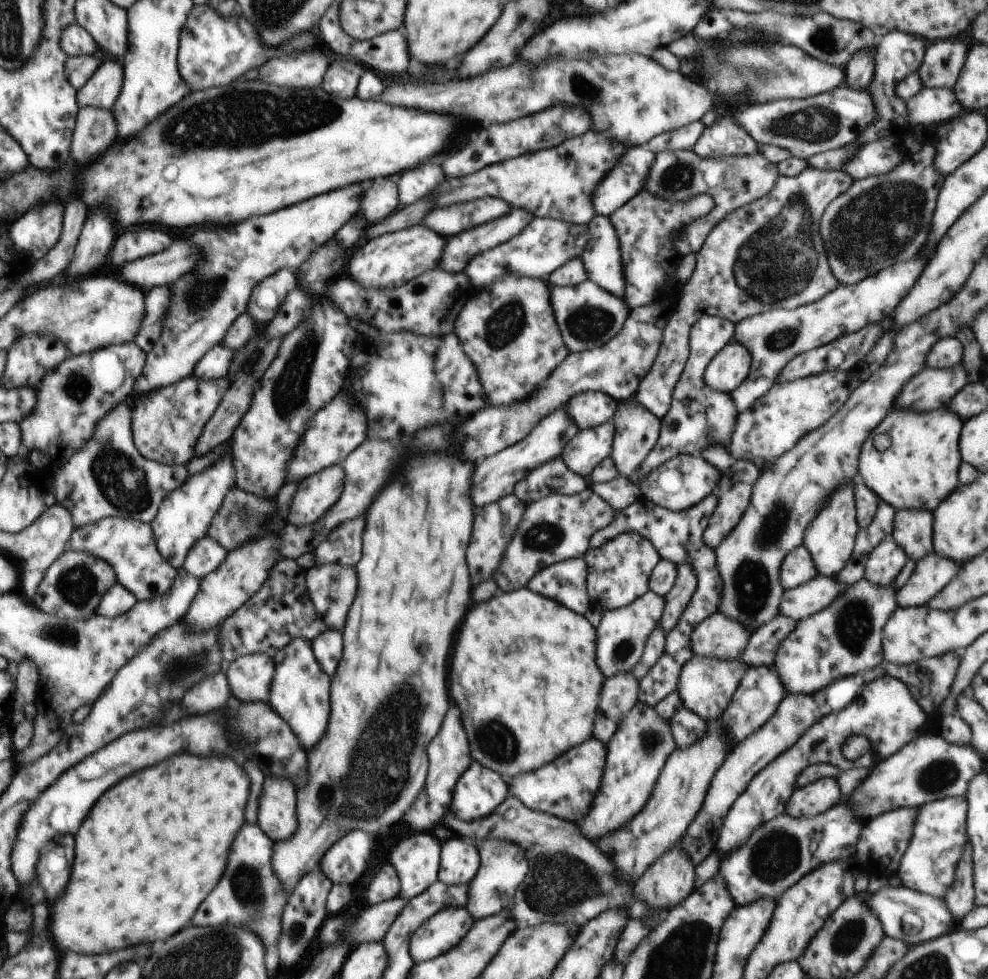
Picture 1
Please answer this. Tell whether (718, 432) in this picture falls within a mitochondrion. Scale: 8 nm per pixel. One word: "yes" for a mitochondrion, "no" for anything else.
yes

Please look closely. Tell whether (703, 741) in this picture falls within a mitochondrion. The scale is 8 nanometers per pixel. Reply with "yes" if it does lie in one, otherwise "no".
no

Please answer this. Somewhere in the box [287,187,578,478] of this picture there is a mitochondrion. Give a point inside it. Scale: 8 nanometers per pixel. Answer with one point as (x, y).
(505, 323)

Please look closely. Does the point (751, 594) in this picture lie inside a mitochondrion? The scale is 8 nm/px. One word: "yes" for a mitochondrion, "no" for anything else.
yes

